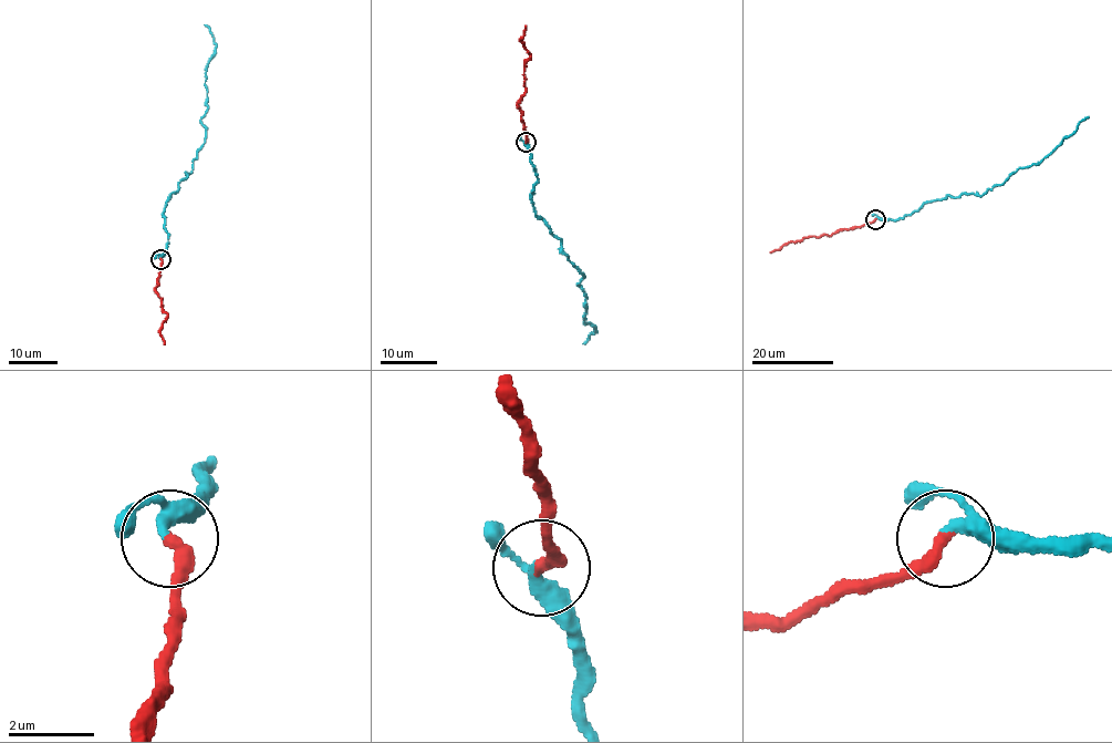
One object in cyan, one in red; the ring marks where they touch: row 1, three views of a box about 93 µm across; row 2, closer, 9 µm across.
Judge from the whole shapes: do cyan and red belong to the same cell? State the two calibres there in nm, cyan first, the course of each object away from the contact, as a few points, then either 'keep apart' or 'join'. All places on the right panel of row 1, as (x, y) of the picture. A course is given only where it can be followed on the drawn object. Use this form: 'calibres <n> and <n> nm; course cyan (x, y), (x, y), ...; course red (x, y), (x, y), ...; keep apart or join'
calibres 240 and 320 nm; course cyan (875, 219), (902, 218), (924, 203), (949, 196), (980, 196), (1019, 169), (1038, 164), (1089, 116); course red (875, 219), (828, 235), (804, 237), (770, 253); join

